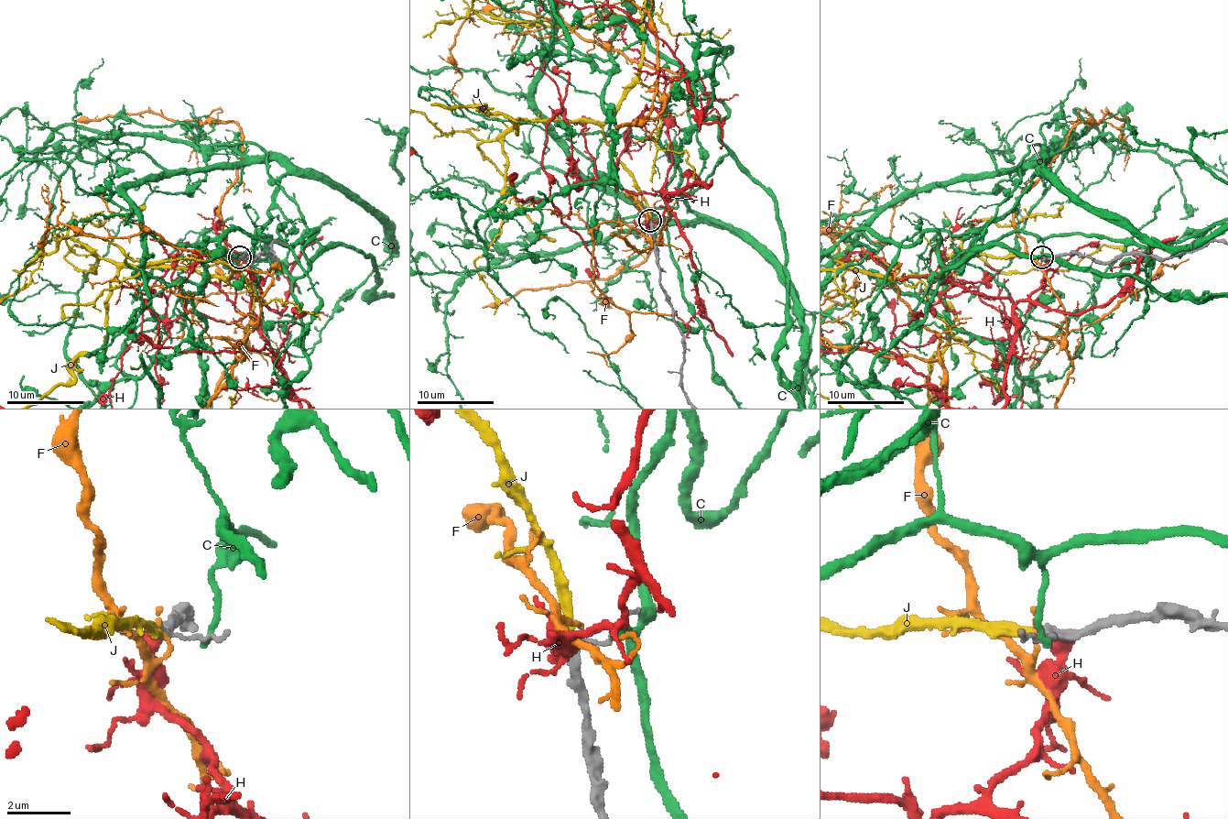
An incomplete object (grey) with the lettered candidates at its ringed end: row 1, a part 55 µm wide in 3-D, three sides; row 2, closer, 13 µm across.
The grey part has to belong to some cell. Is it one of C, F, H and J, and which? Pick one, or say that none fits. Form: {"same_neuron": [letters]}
{"same_neuron": ["J"]}

